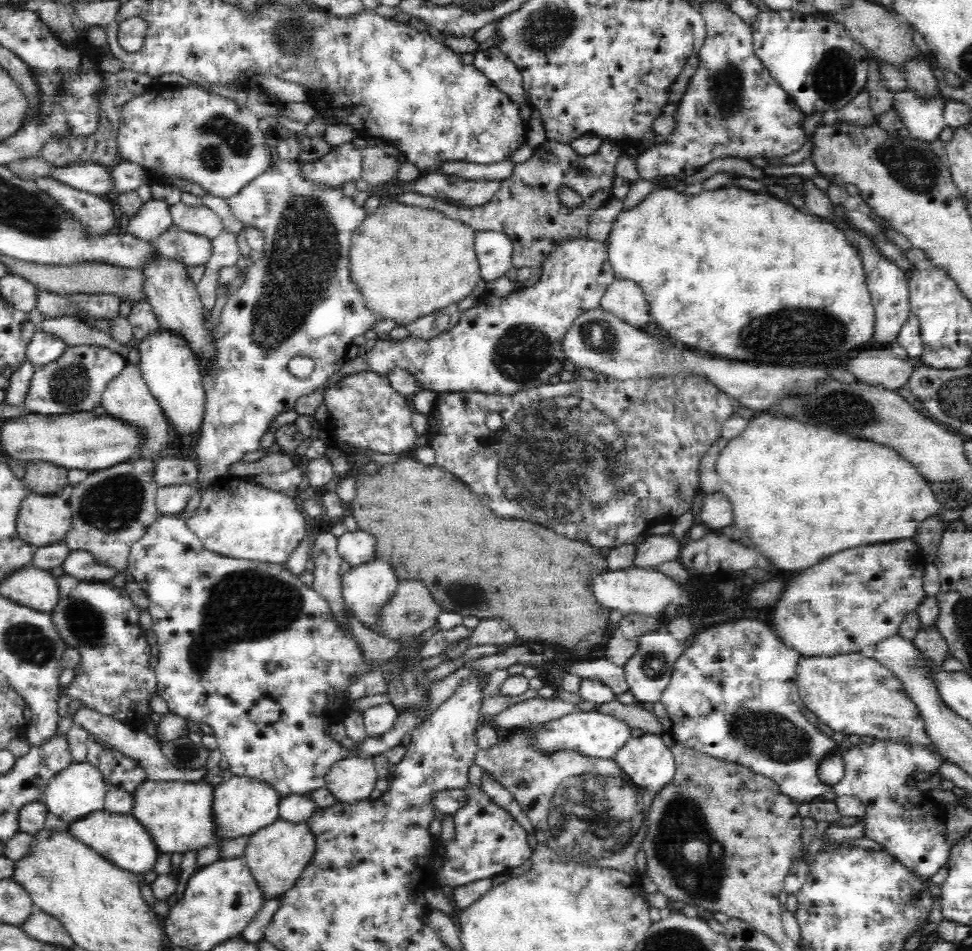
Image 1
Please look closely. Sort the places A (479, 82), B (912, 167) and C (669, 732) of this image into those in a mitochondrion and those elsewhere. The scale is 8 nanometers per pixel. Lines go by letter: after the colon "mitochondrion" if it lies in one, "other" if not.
A: other
B: mitochondrion
C: other

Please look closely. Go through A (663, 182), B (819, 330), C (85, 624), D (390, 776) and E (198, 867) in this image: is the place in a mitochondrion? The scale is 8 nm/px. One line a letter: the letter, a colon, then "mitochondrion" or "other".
A: other
B: mitochondrion
C: mitochondrion
D: other
E: other

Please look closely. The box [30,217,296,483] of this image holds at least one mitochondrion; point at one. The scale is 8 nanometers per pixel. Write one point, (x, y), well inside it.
(70, 385)

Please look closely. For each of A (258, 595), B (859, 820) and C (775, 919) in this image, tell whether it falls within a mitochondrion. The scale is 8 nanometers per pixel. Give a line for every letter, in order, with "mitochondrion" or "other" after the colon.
A: mitochondrion
B: other
C: other

